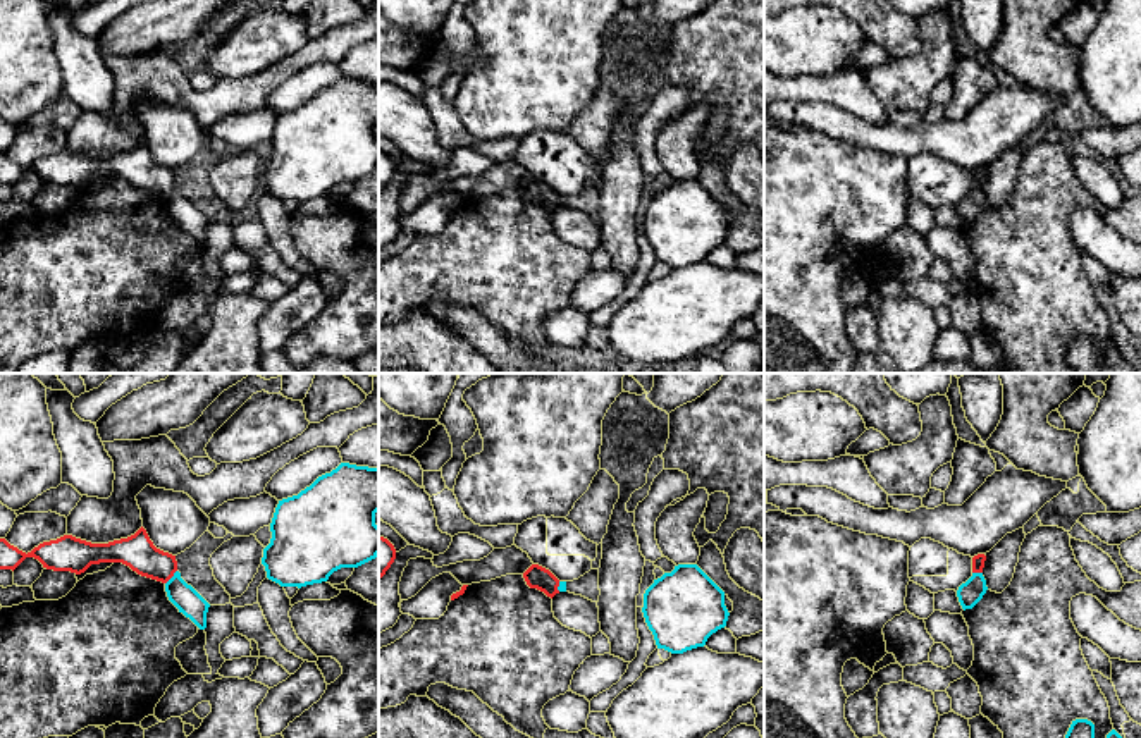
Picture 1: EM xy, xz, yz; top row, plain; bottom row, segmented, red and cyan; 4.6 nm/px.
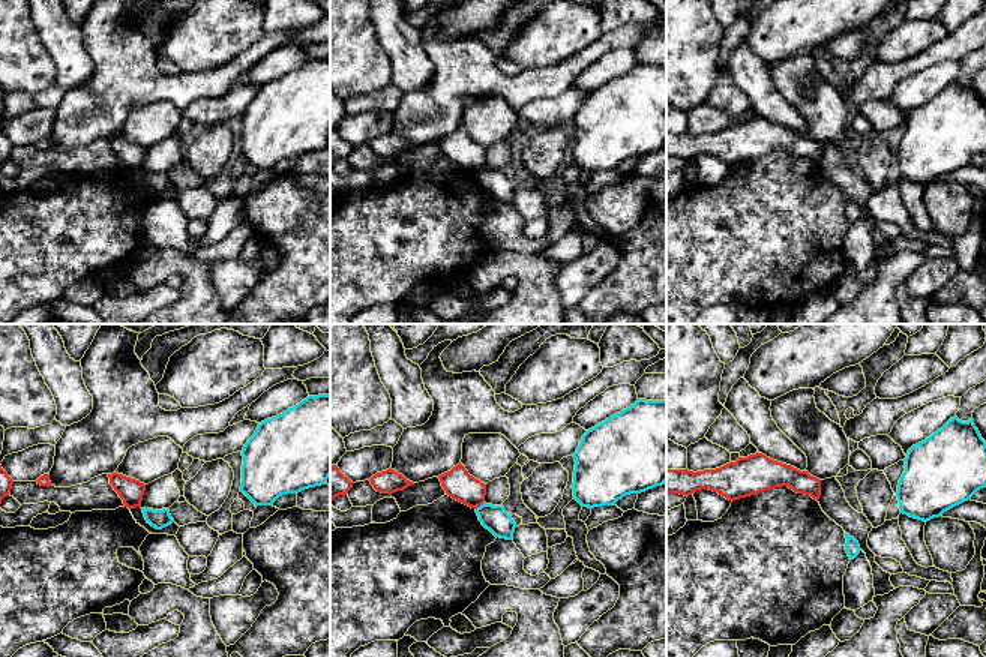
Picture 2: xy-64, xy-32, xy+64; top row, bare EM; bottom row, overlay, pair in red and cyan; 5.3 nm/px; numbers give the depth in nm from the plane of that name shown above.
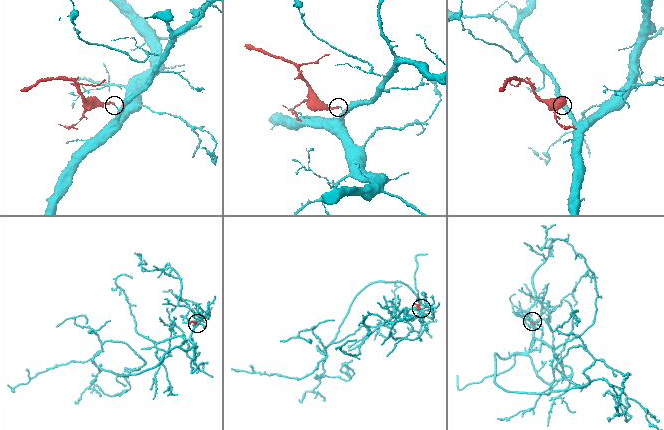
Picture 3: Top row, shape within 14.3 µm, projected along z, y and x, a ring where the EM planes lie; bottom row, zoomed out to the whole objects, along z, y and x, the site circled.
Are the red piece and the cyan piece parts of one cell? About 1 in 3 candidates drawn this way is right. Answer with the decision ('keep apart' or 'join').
keep apart

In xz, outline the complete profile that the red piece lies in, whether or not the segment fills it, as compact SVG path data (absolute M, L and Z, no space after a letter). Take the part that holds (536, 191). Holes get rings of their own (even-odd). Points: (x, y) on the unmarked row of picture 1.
M532 179L525 188L523 193L530 203L537 203L544 206L547 212L554 212L559 208L559 194L546 182L539 179Z

